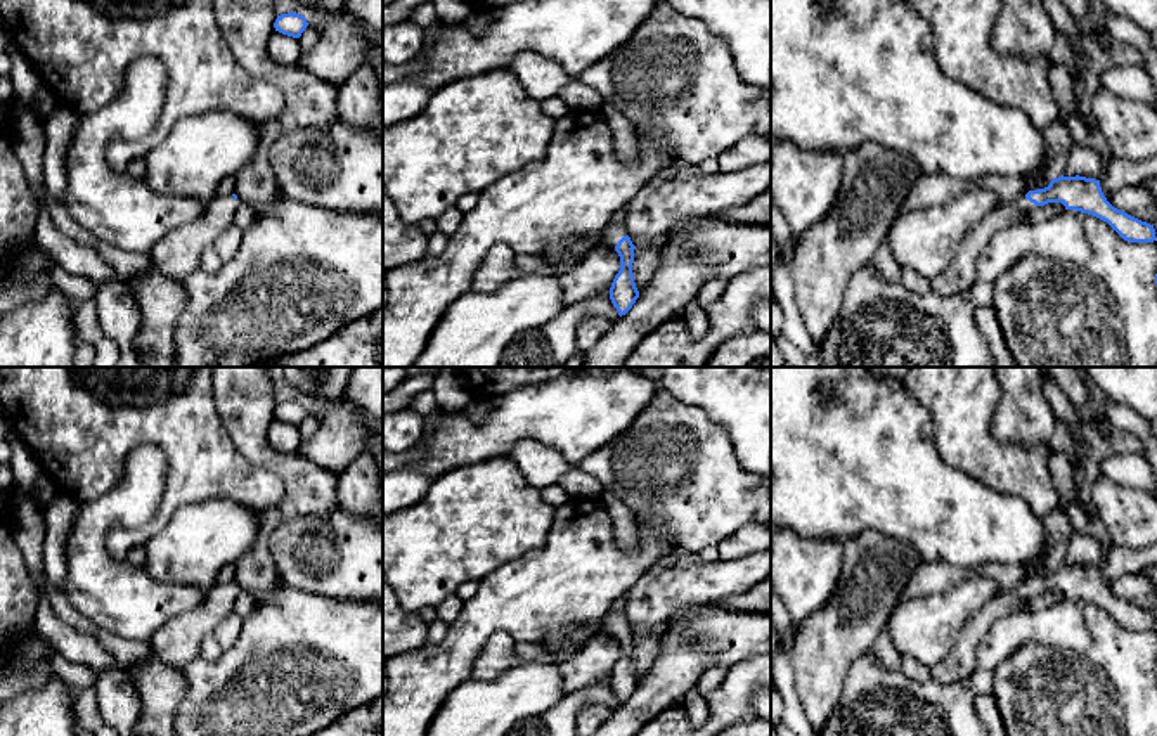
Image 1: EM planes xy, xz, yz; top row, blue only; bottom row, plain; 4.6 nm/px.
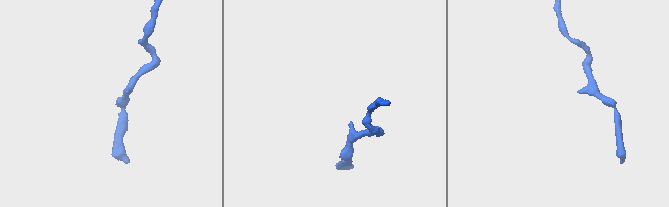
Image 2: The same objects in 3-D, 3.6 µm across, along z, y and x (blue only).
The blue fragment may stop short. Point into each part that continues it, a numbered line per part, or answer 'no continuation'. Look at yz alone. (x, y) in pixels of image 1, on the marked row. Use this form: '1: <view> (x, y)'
1: yz (960, 276)

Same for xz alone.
1: xz (610, 234)

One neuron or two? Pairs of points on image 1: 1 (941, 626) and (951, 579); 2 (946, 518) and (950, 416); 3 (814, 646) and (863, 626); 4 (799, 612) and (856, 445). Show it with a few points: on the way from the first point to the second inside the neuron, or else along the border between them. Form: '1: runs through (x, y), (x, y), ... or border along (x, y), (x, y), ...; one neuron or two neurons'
1: border along (989, 577), (969, 575), (944, 591), (910, 598); two neurons
2: border along (932, 426), (939, 454), (951, 466), (984, 484); two neurons
3: runs through (827, 645), (851, 626); one neuron
4: border along (788, 527), (804, 537), (837, 539), (842, 544); two neurons

